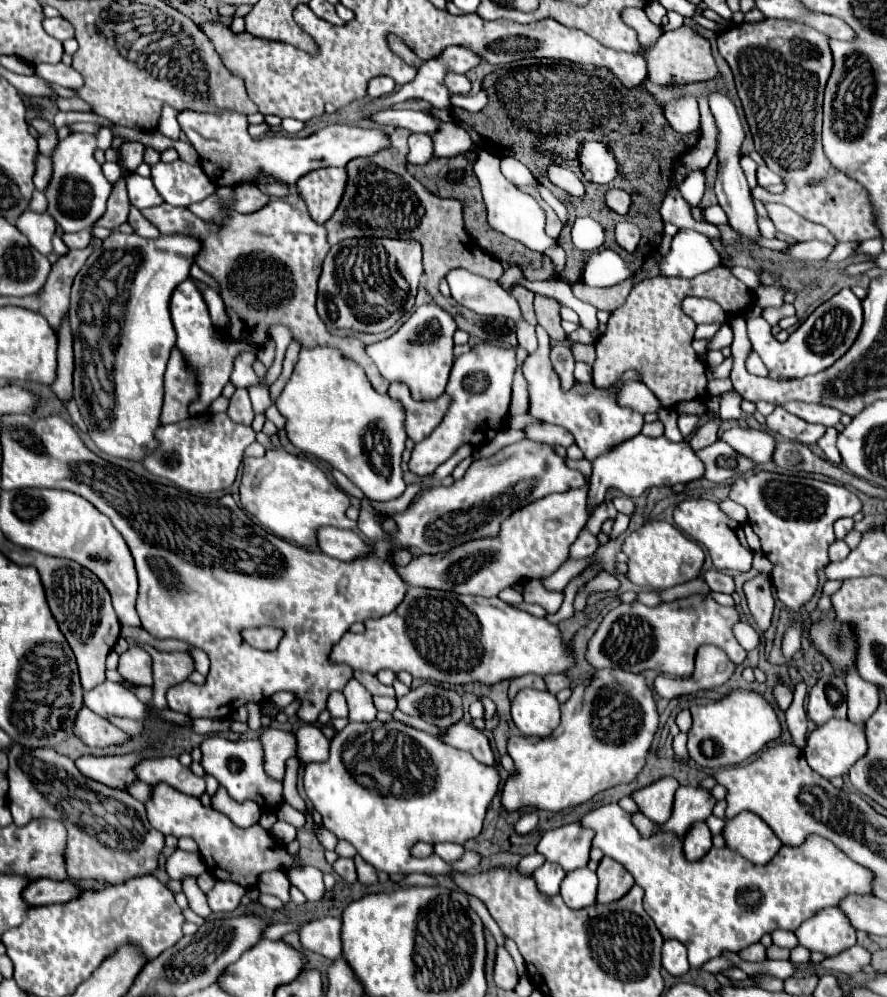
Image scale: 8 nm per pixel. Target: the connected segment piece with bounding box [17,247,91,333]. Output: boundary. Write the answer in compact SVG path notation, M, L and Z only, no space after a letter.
M91 247L67 251L63 257L57 259L57 263L51 265L47 283L37 295L17 299L19 307L41 313L49 321L53 331L59 333L63 317L67 315L67 309L69 309L71 283L89 255L91 255Z

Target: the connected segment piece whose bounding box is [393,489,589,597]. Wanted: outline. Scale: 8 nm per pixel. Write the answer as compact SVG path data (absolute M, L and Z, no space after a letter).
M571 489L569 493L549 495L533 505L525 505L501 525L501 537L493 541L469 541L457 549L437 555L417 555L409 565L393 563L393 569L409 587L441 589L459 595L497 597L505 587L523 577L537 579L555 573L569 555L569 545L577 539L587 521L587 493L585 489Z

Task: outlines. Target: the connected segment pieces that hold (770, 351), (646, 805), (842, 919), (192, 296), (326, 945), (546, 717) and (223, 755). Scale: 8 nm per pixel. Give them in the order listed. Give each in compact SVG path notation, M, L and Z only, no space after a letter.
M841 289L837 295L833 295L829 301L821 303L803 323L797 331L793 331L793 335L785 341L785 343L779 343L773 335L771 335L771 325L763 319L763 317L751 317L747 319L747 335L751 339L751 345L753 349L759 353L759 357L763 359L767 371L769 371L769 377L775 379L775 381L791 381L791 379L803 379L807 375L815 375L819 371L825 371L827 367L831 367L839 357L843 357L849 347L853 345L853 341L857 339L857 333L861 329L861 323L863 323L863 309L861 309L861 301L853 295L851 289Z
M665 777L655 781L653 785L647 785L635 791L631 797L647 819L655 823L665 823L671 815L673 795L677 789L679 789L679 783L673 777Z
M839 907L817 913L817 917L801 923L795 933L803 947L807 947L809 951L821 951L829 957L857 943L855 927Z
M191 279L183 281L181 285L175 287L173 295L171 295L171 321L173 321L173 327L175 327L175 333L177 333L177 347L179 351L185 355L185 359L189 361L189 365L193 365L193 369L197 369L197 377L201 381L201 397L197 399L197 403L191 405L191 415L197 415L197 413L205 413L207 405L211 401L215 401L223 387L229 383L229 375L231 375L231 369L233 369L233 357L239 353L239 351L257 351L253 349L251 345L241 345L237 341L219 341L215 339L215 329L213 329L213 323L209 319L209 311L207 311L207 305L199 293L199 289L195 287L195 283Z
M337 917L315 919L299 929L299 941L303 949L319 953L331 961L341 955L341 921Z
M521 689L511 703L511 715L523 735L545 737L559 725L559 701L549 691Z
M209 737L207 741L201 743L201 751L203 751L203 769L205 773L211 773L219 785L223 785L229 795L235 801L255 801L257 805L261 805L263 809L273 809L277 811L285 799L283 799L283 783L269 777L263 769L263 745L259 739L249 739L249 741L227 741L221 737Z

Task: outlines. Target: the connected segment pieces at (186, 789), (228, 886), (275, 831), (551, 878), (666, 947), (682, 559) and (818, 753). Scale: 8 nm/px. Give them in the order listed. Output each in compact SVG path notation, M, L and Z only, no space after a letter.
M153 757L137 765L137 777L149 785L167 783L181 793L201 797L205 793L205 779L193 775L189 767L183 767L175 757Z
M217 881L215 887L207 893L207 901L215 913L231 913L239 907L243 895L245 889L239 885L233 885L231 881Z
M277 820L269 832L277 842L285 845L293 841L297 835L297 829L293 825L282 820Z
M543 863L541 867L537 867L533 871L531 877L533 877L539 893L543 893L543 895L557 895L559 893L559 885L561 885L561 881L565 877L565 871L559 865Z
M665 941L665 943L663 943L663 967L665 967L667 973L671 973L673 977L685 975L685 973L689 971L685 945L681 945L679 941Z
M649 521L641 525L623 541L621 551L627 555L627 579L653 591L663 591L677 583L697 579L705 561L703 549L695 541L689 541L677 527L667 521Z
M829 721L829 725L817 727L809 737L805 745L805 759L809 767L819 773L823 779L843 777L849 773L849 769L855 765L857 759L861 759L867 753L867 739L865 739L865 727L853 725L849 721Z

